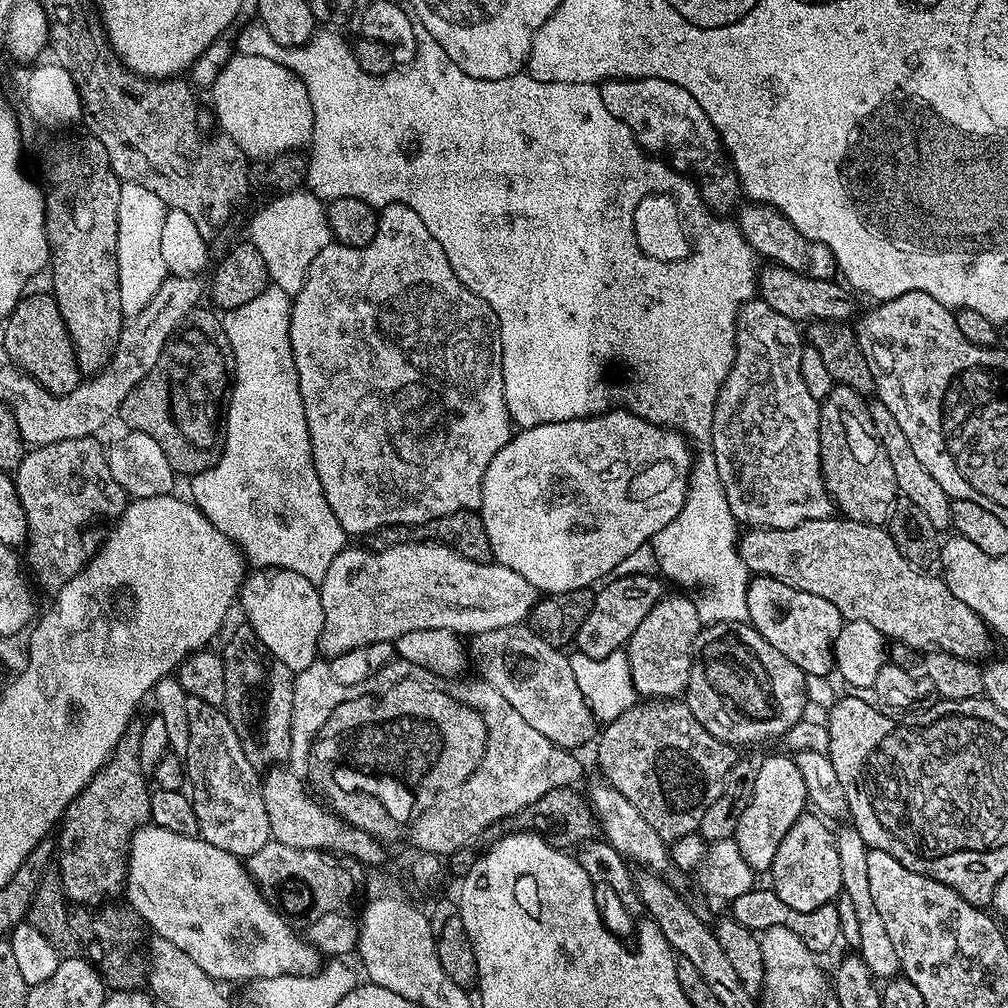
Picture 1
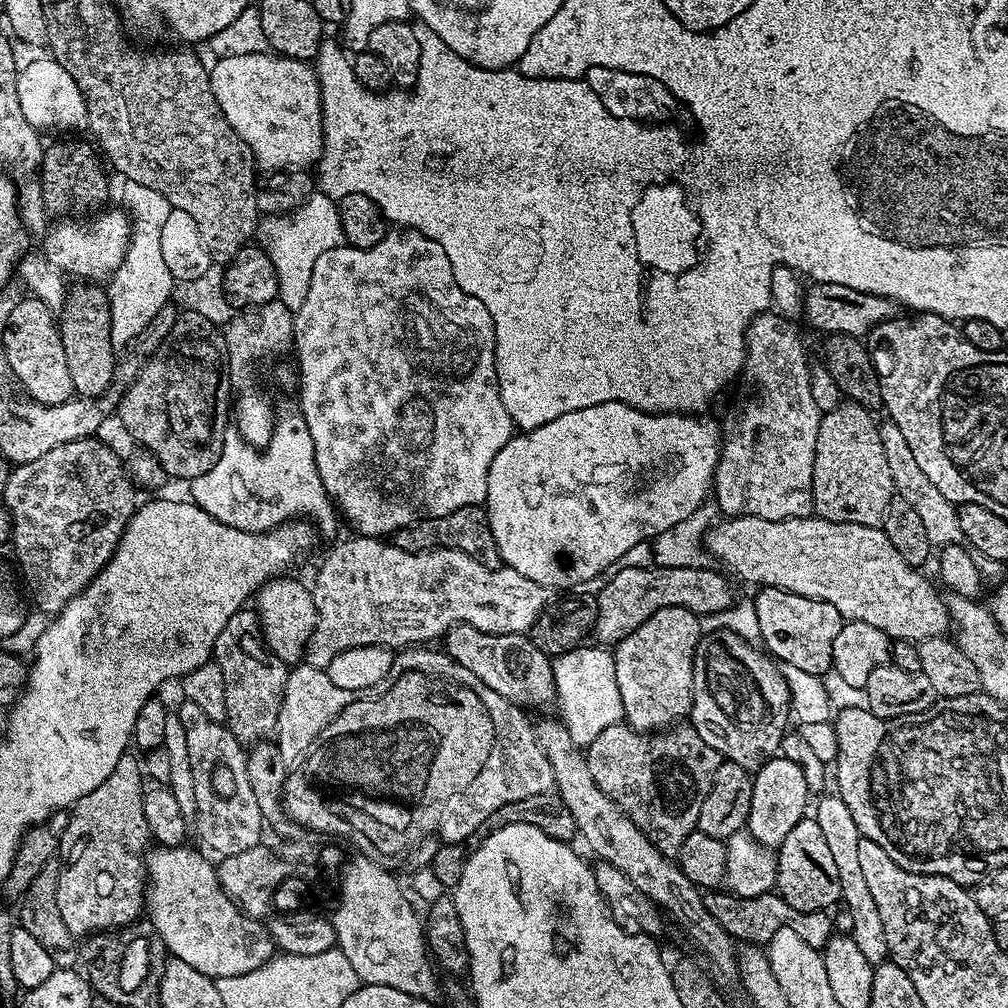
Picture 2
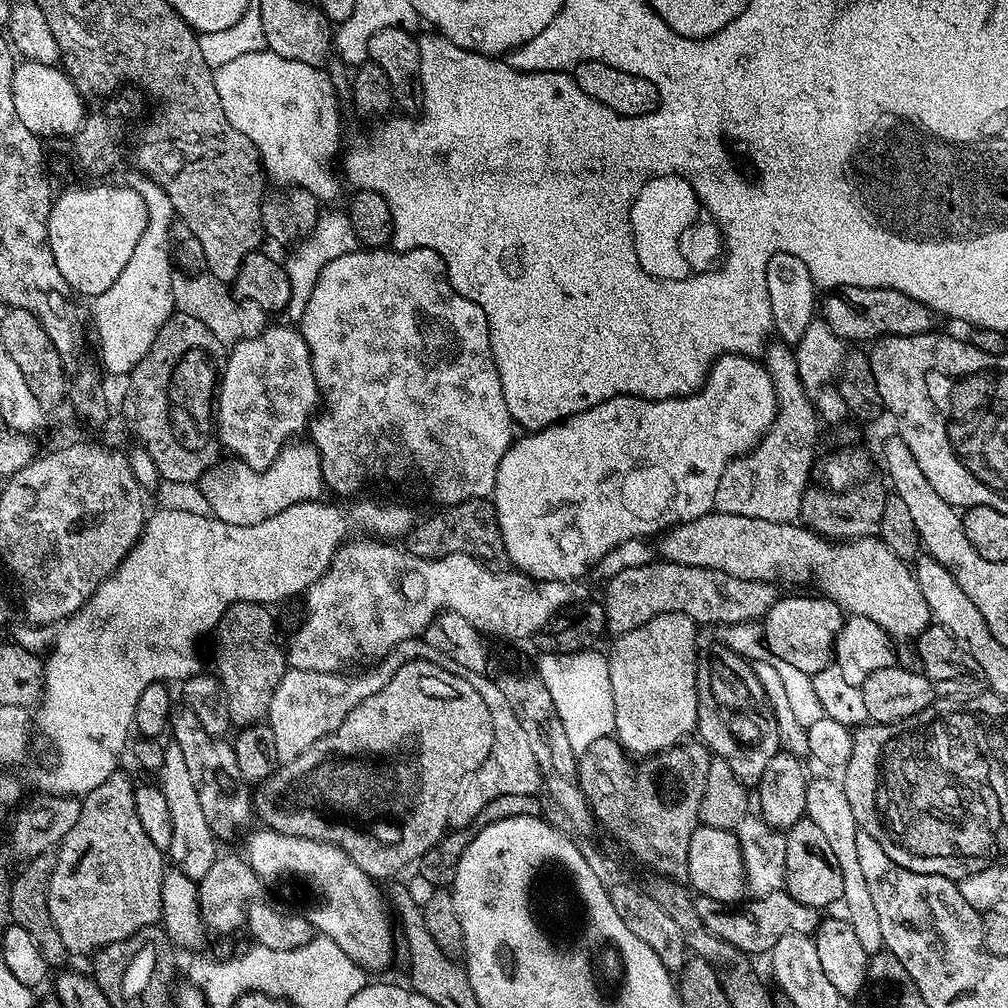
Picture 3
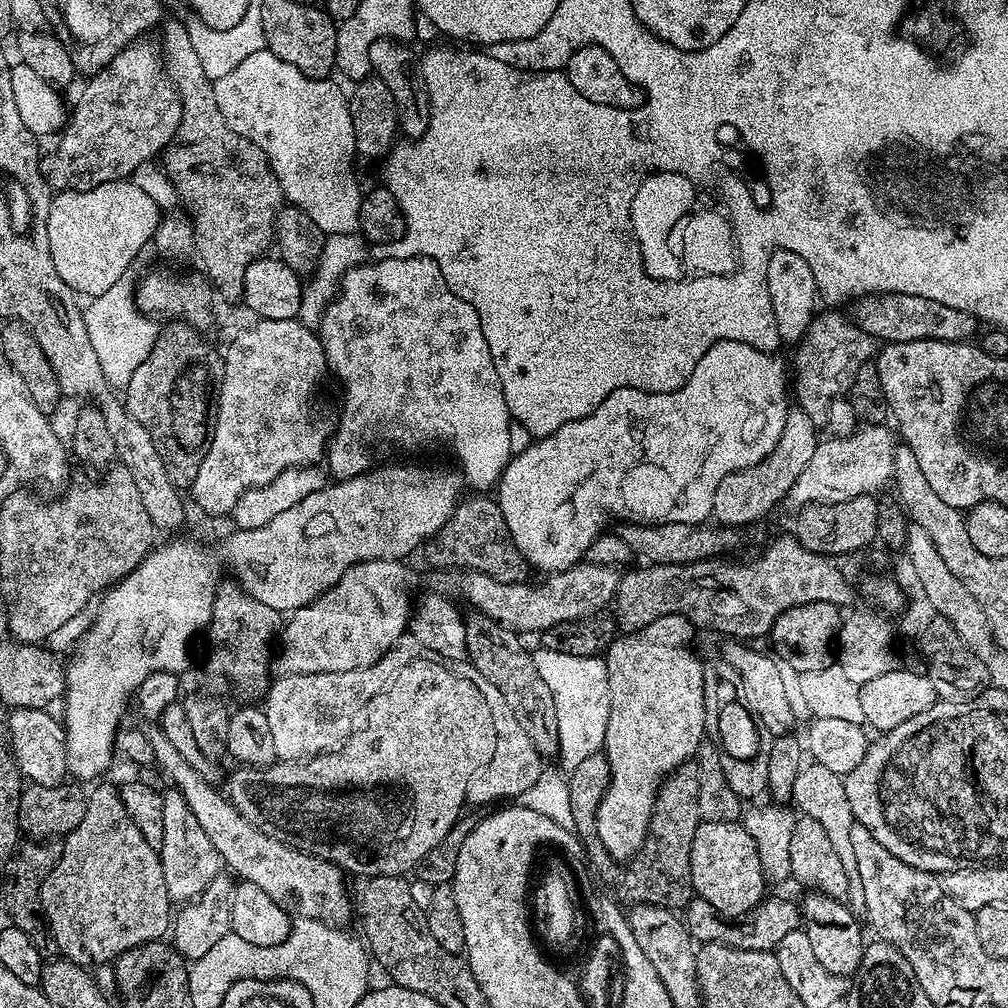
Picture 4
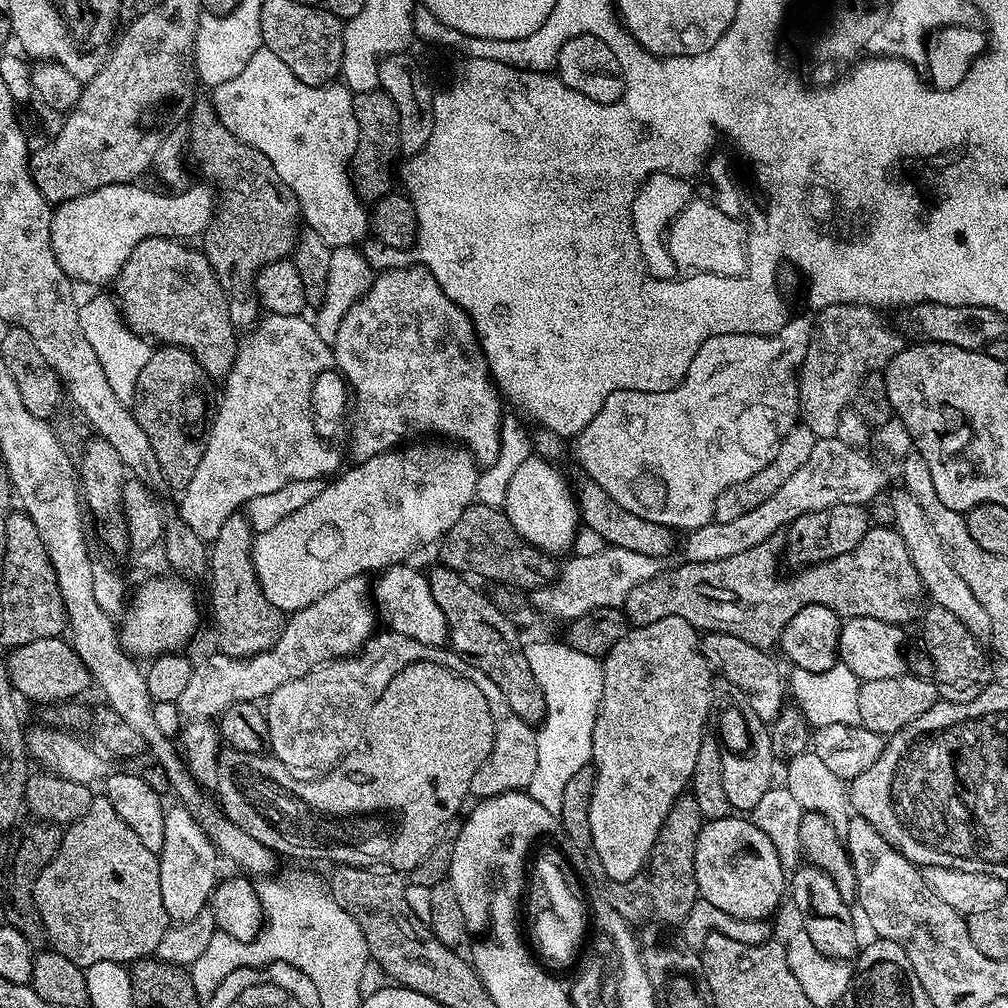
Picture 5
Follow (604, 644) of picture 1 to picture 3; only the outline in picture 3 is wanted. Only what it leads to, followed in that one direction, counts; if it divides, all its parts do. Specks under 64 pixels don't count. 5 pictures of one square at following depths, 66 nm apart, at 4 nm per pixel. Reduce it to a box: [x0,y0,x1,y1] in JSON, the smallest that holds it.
[602,563,778,633]

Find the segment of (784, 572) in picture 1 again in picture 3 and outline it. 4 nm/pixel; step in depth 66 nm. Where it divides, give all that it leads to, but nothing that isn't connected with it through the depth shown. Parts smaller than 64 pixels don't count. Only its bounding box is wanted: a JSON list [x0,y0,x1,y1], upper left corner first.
[659,510,930,638]

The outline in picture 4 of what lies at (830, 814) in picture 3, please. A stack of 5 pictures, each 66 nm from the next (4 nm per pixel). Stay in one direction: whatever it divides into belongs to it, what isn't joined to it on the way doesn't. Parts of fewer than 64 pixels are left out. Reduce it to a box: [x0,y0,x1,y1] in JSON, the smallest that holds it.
[791,762,866,914]

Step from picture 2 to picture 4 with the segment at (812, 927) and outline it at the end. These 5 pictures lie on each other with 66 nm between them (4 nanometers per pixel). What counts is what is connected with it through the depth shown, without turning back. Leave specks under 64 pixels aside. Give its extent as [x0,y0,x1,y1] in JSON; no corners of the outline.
[682,896,802,952]

